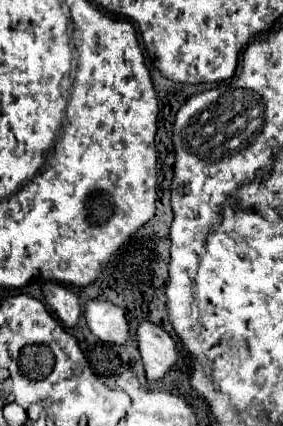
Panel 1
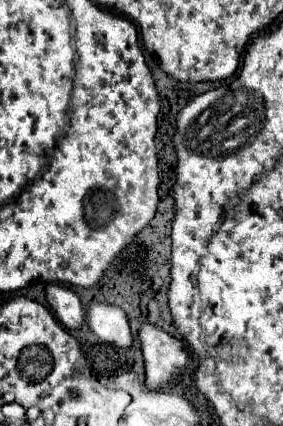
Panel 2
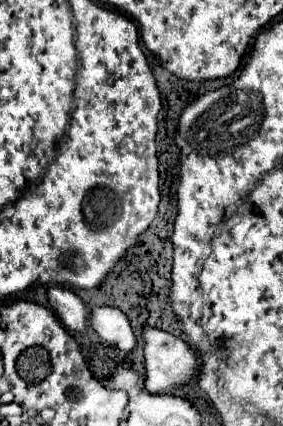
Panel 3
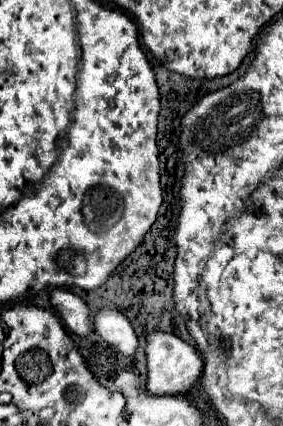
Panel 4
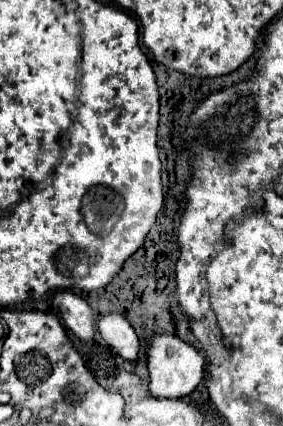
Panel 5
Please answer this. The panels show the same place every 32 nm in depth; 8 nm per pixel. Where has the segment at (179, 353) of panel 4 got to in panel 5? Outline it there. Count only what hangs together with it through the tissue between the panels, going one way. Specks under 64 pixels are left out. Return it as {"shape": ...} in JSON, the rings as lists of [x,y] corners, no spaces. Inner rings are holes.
{"shape":[[[154,336],[148,346],[148,372],[150,372],[150,394],[154,398],[184,398],[192,394],[206,374],[204,356],[190,344],[176,336]]]}

